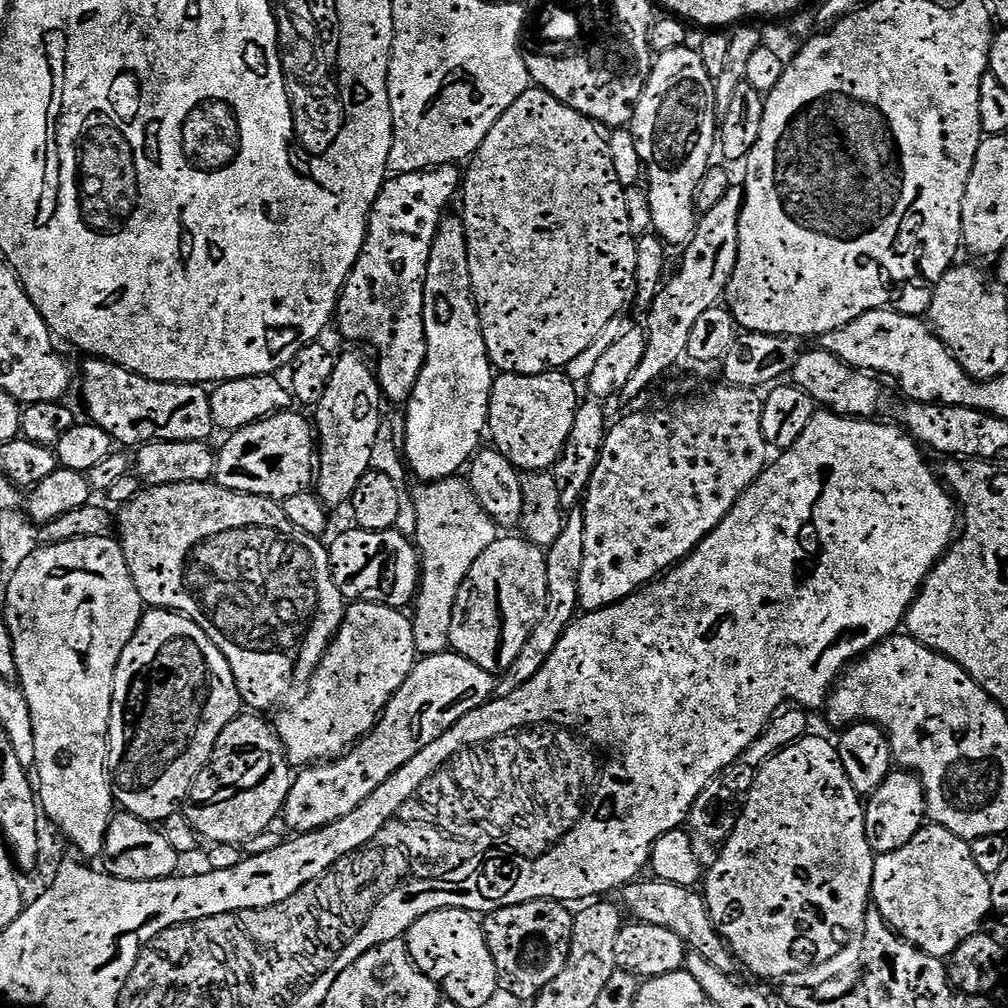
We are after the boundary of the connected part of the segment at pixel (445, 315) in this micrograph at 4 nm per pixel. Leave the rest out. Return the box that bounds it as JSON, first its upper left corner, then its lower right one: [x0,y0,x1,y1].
[402,215,494,483]

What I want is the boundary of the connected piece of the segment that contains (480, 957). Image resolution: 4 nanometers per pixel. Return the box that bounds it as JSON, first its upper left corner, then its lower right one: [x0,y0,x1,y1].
[406,908,499,1006]

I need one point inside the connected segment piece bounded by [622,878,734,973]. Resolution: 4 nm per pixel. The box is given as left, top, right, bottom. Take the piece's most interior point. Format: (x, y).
(656, 902)

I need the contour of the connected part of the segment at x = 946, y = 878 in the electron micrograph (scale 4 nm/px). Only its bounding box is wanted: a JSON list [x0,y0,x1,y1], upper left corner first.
[872,822,994,958]

